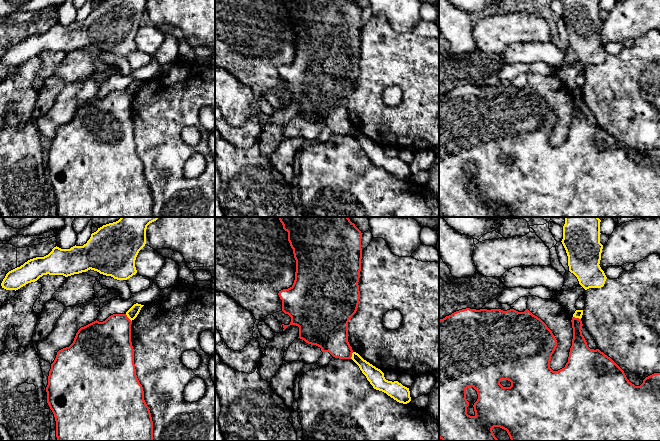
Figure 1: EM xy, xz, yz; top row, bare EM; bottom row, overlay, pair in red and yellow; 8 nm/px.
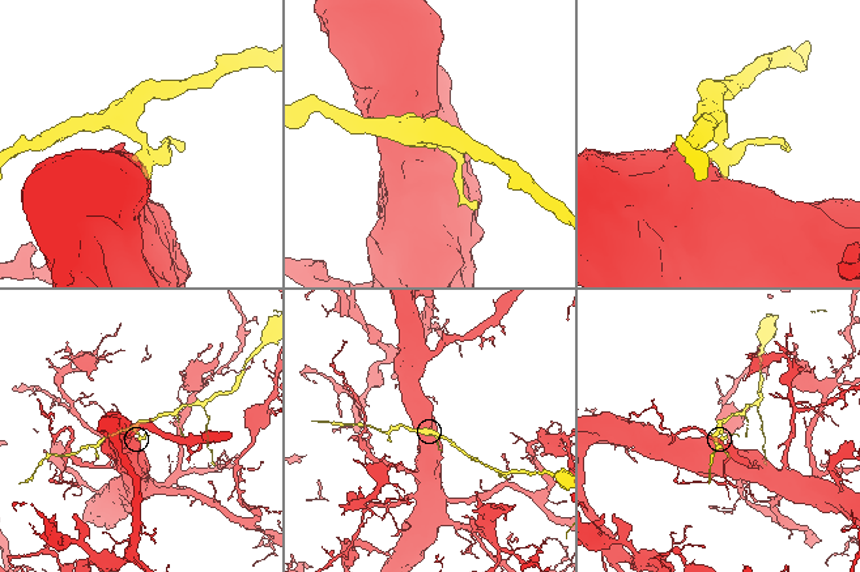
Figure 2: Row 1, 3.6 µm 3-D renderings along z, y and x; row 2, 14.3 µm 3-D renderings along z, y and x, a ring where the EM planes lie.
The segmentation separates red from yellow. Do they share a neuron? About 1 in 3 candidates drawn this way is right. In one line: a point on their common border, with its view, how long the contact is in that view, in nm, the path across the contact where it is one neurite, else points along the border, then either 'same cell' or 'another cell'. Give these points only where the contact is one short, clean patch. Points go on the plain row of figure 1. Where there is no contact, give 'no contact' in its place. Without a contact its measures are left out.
yz (577, 94) | 70 nm | along yz (573, 92), (580, 95) | another cell

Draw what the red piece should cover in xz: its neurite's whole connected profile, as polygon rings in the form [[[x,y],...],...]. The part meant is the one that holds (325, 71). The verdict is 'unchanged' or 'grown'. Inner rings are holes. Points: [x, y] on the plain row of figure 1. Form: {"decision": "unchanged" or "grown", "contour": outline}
{"decision": "unchanged", "contour": [[[282,0],[282,1],[283,1],[283,5],[284,5],[284,6],[285,6],[285,7],[287,7],[287,8],[288,8],[288,17],[289,17],[289,19],[290,19],[290,22],[291,22],[291,24],[292,24],[292,25],[293,25],[293,30],[294,30],[294,34],[295,34],[295,36],[296,36],[296,48],[295,48],[295,56],[294,56],[294,59],[293,59],[293,61],[292,61],[292,62],[291,62],[291,63],[290,63],[290,64],[288,64],[288,65],[283,65],[283,66],[281,66],[281,67],[279,67],[279,69],[278,69],[278,71],[279,71],[279,73],[280,73],[280,75],[281,75],[281,76],[282,76],[282,87],[283,87],[283,88],[284,88],[284,89],[285,89],[285,90],[288,90],[288,91],[289,91],[289,92],[290,92],[290,93],[291,93],[291,98],[290,98],[290,100],[289,100],[289,101],[284,101],[284,100],[282,100],[282,101],[283,101],[283,104],[284,104],[284,105],[283,105],[283,107],[284,107],[284,106],[285,106],[285,105],[286,105],[286,104],[287,104],[287,103],[288,103],[288,102],[290,102],[290,101],[296,101],[296,102],[298,102],[298,103],[299,103],[299,113],[298,113],[298,114],[300,114],[300,115],[302,115],[302,116],[304,116],[304,117],[305,117],[305,118],[306,118],[306,119],[308,119],[308,120],[311,120],[311,121],[316,121],[316,122],[318,122],[318,123],[320,123],[320,124],[321,124],[321,127],[322,127],[322,128],[323,128],[323,129],[324,129],[324,128],[329,128],[329,129],[330,129],[330,130],[331,130],[331,131],[332,131],[332,132],[333,132],[333,133],[335,133],[335,134],[339,134],[339,135],[351,135],[351,133],[352,133],[352,129],[353,129],[353,126],[352,126],[352,123],[351,123],[351,122],[350,122],[350,120],[349,120],[349,118],[348,118],[348,98],[349,98],[349,96],[350,96],[350,95],[351,95],[351,94],[352,94],[352,92],[353,92],[353,91],[354,91],[354,90],[355,90],[355,89],[356,89],[356,87],[357,87],[357,84],[358,84],[358,80],[359,80],[359,75],[360,75],[360,67],[359,67],[359,61],[358,61],[358,58],[359,58],[359,54],[360,54],[360,47],[361,47],[361,35],[362,35],[362,24],[361,24],[361,15],[362,15],[362,10],[363,10],[363,9],[362,9],[362,8],[361,8],[361,7],[360,7],[360,6],[359,6],[359,5],[358,5],[358,4],[357,4],[357,3],[356,3],[356,2],[355,2],[355,0]]]}

